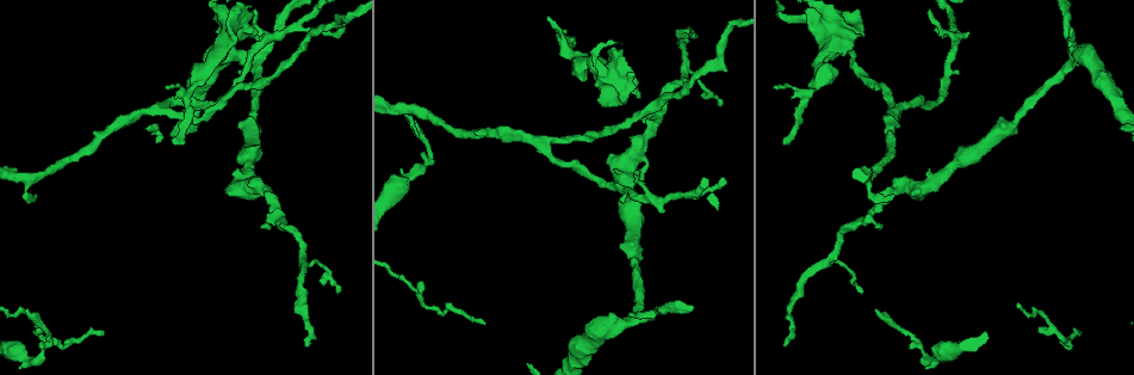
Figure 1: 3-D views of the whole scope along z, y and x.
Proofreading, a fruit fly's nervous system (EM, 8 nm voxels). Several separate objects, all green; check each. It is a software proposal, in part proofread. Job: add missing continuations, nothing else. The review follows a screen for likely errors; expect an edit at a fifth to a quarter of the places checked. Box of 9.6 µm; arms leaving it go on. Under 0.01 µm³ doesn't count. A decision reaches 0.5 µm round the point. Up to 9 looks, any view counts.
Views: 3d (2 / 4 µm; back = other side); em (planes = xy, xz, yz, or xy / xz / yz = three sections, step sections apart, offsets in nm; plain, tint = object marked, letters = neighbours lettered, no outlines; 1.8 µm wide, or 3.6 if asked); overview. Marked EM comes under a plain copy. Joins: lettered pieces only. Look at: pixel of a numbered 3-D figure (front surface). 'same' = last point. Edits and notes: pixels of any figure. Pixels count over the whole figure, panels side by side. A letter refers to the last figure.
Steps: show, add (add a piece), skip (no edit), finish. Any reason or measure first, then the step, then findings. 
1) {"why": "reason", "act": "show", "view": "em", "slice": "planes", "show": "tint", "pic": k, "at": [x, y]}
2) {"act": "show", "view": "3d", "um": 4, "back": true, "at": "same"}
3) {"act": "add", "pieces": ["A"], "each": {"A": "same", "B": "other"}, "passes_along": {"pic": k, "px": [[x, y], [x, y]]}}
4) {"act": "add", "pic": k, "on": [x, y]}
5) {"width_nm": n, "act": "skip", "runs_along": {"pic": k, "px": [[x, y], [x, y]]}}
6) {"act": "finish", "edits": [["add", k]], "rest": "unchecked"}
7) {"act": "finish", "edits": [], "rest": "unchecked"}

{"why": "thin end", "act": "show", "view": "3d", "um": 2, "back": true, "pic": 1, "at": [877, 311]}

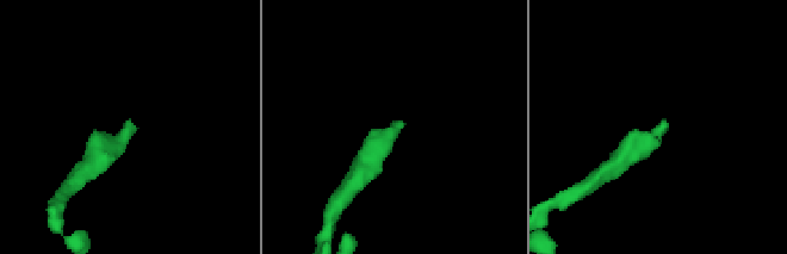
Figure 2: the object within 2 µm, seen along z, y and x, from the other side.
{"why": "shape alone is not enough", "act": "show", "view": "em", "slice": "planes", "show": "letters", "pic": 2, "at": [131, 125]}

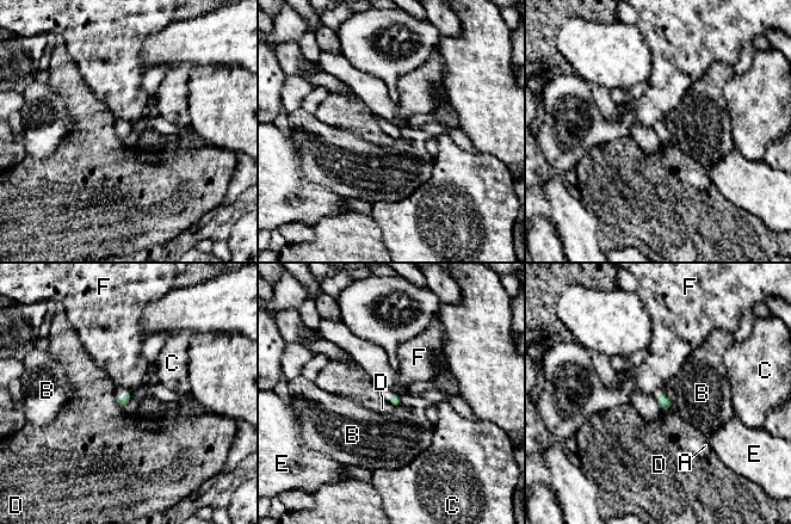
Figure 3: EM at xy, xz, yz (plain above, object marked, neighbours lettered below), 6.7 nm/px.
{"longest_contact_nm": ["B", 60], "act": "skip", "each": {"A": "other", "B": "other", "C": "other", "D": "other", "E": "other", "F": "other"}, "border": {"pic": 3, "px": [[128, 389], [133, 394]]}, "found": "none of them fits"}

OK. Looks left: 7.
{"why": "abrupt turn", "act": "show", "view": "em", "um": 3.6, "slice": "planes", "show": "letters", "pic": 1, "at": [840, 26]}

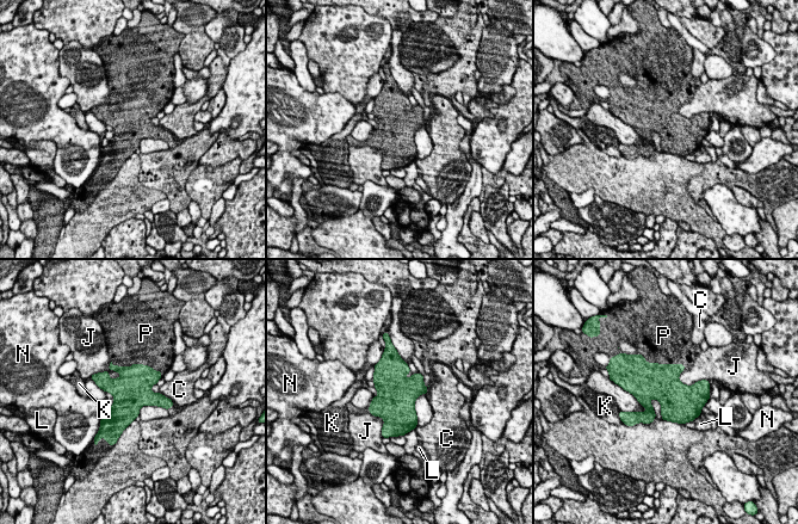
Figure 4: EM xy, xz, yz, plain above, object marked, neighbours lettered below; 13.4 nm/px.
{"longest_contact_nm": ["P", 500], "act": "add", "pieces": ["P"], "each": {"C": "other", "J": "other", "K": "other", "L": "other", "N": "other", "P": "same"}, "found": "it goes on there"}

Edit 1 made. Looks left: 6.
{"why": "side arm on a straight run", "act": "show", "view": "em", "slice": "yz", "step": 8, "show": "tint", "pic": 1, "at": [678, 193]}

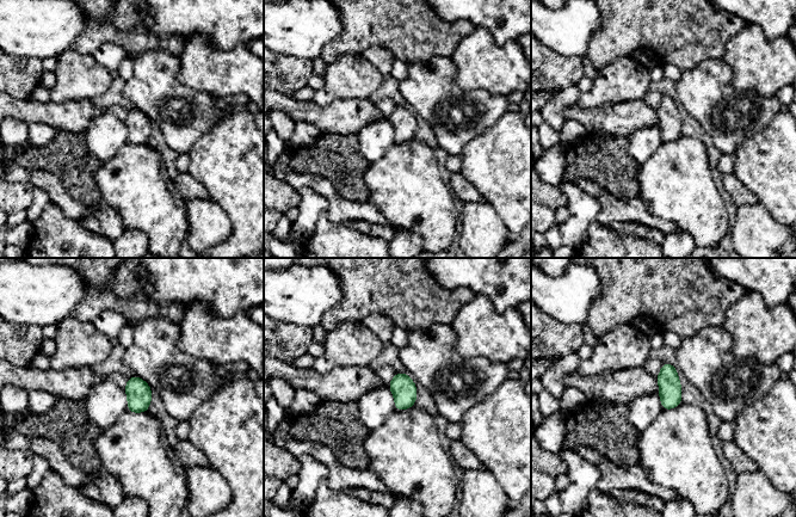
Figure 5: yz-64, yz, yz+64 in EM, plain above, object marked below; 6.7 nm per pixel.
{"act": "show", "view": "em", "slice": "planes", "show": "letters", "at": "same"}

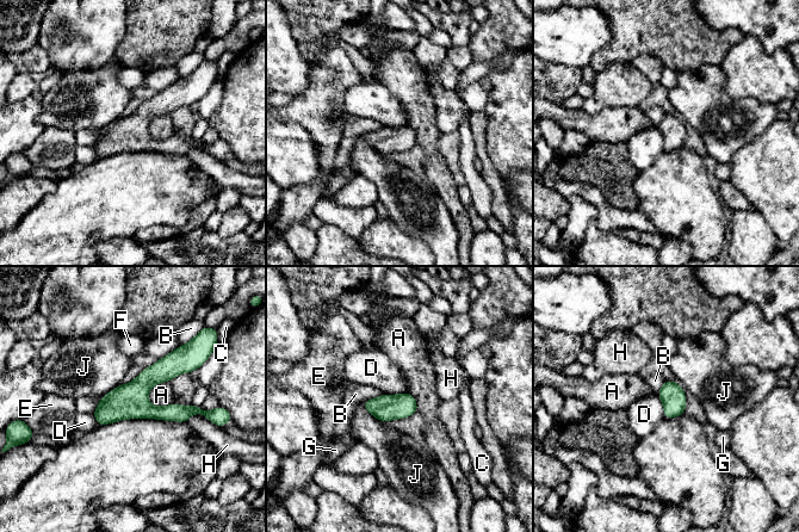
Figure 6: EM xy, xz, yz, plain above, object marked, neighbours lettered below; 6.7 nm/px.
{"width_nm": 160, "act": "skip", "each": {"A": "other", "B": "other", "C": "other", "D": "other", "E": "other", "F": "other", "G": "other", "H": "other", "J": "other"}, "border": {"pic": 6, "px": [[656, 394], [662, 403], [664, 418]]}, "found": "no lettered piece goes on from it"}

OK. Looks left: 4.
{"act": "finish", "edits": [["add", 4]], "rest": "unchecked"}

